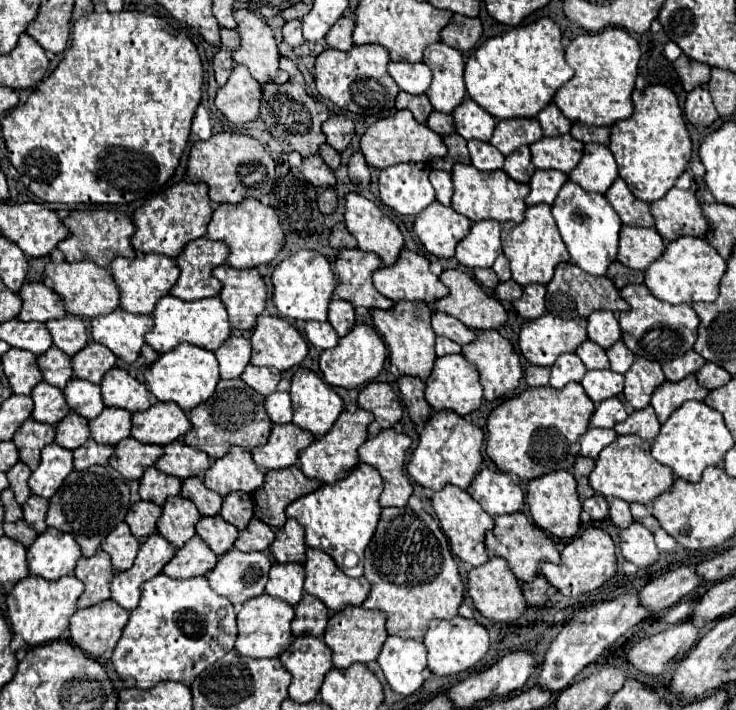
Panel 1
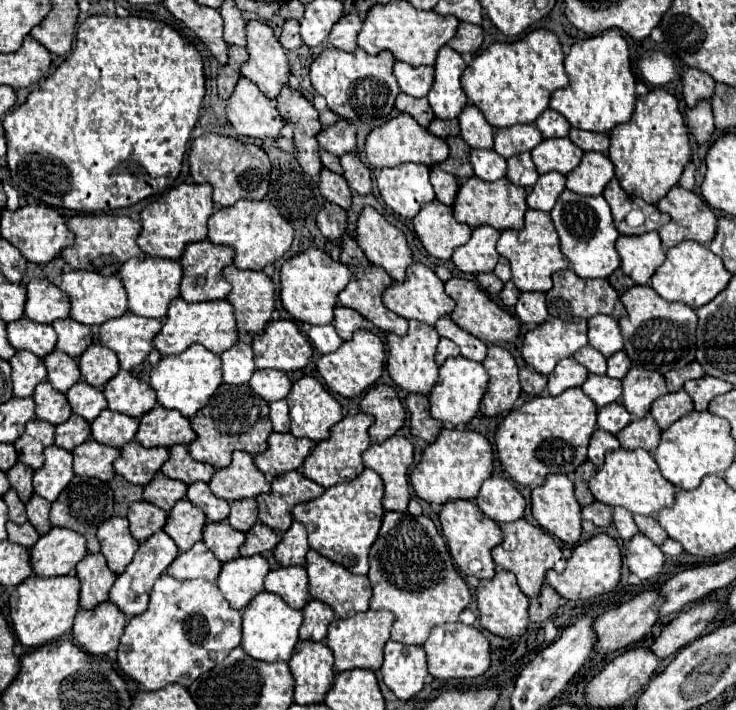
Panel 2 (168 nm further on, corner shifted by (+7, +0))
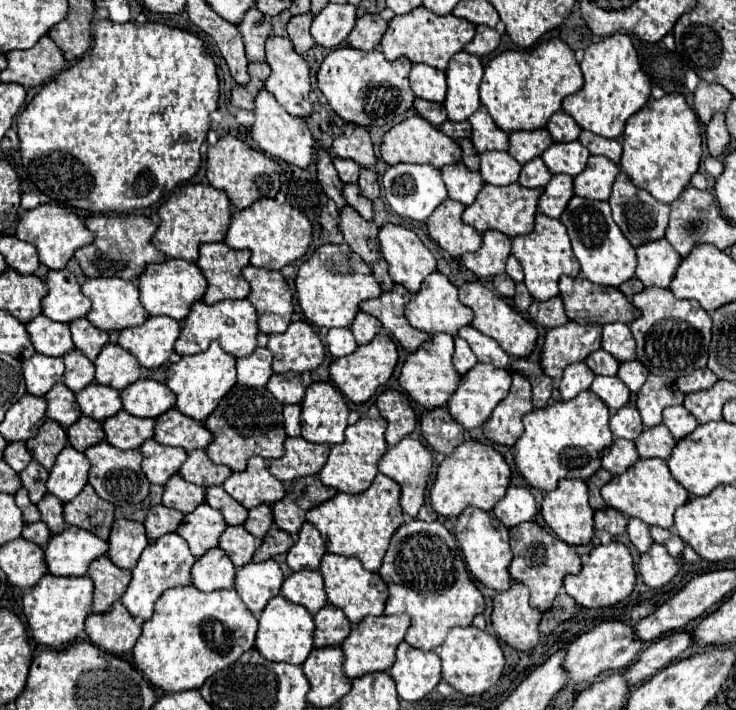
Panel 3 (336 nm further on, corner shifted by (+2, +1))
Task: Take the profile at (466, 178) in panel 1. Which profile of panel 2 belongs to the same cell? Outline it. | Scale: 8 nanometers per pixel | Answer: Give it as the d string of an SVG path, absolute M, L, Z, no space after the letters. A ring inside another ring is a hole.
M472 176L460 182L458 198L454 202L454 218L458 222L468 224L470 228L478 228L486 224L500 232L510 230L510 228L520 230L520 226L524 226L524 214L528 210L528 204L526 204L528 192L530 188L514 186L508 178L500 178L496 182L484 182L478 176Z

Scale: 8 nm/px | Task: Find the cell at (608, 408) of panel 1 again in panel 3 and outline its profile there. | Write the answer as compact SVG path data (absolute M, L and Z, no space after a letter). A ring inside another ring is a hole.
M625 405L621 409L617 409L611 419L609 419L611 431L615 437L623 437L623 439L637 439L637 435L641 435L643 431L643 423L639 419L639 411L631 405Z

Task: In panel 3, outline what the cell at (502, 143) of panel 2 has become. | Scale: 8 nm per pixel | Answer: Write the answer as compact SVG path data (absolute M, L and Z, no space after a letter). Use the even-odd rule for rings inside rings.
M533 129L533 131L513 131L509 133L509 149L507 153L521 165L529 159L539 157L549 145L553 143L547 129Z

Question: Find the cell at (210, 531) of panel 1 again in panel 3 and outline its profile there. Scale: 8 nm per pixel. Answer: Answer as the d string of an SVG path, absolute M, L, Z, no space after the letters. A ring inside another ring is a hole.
M229 525L219 537L219 547L227 553L235 567L243 567L251 561L251 555L257 549L257 539L247 533L243 525Z

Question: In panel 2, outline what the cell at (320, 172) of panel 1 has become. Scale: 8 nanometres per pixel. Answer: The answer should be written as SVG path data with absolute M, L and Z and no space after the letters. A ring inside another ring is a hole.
M330 170L320 172L320 192L328 202L338 204L344 210L350 210L352 206L352 190L348 188L348 182Z

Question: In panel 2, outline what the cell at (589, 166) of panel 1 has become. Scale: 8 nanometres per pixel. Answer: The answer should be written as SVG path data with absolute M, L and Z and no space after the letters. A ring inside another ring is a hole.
M584 152L578 168L566 176L566 188L582 196L600 196L612 178L614 166L606 154Z

